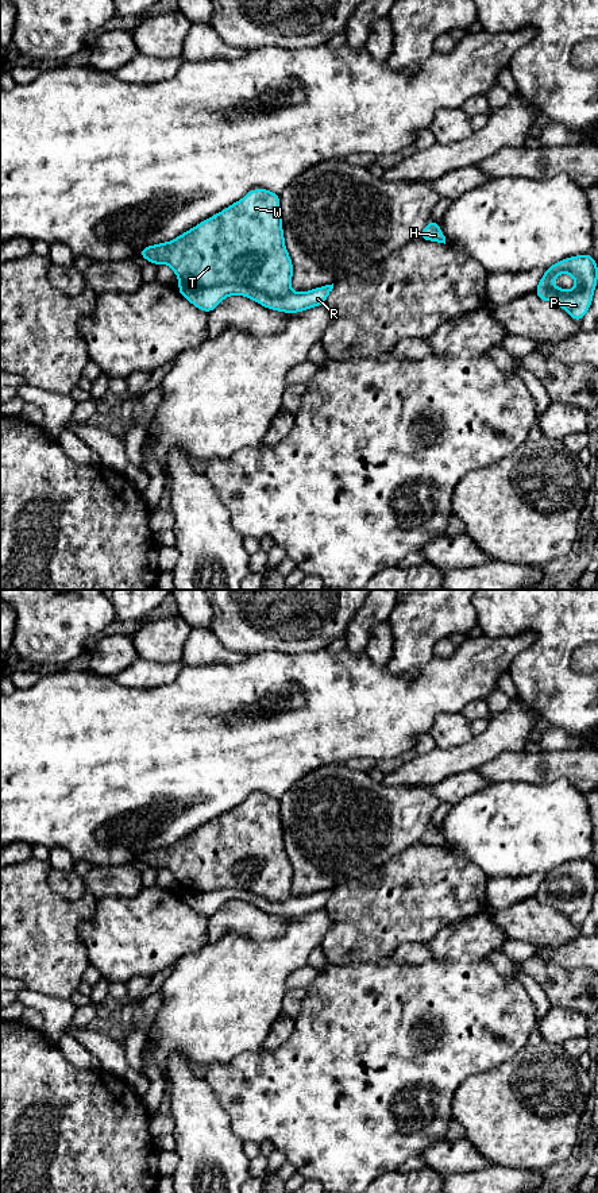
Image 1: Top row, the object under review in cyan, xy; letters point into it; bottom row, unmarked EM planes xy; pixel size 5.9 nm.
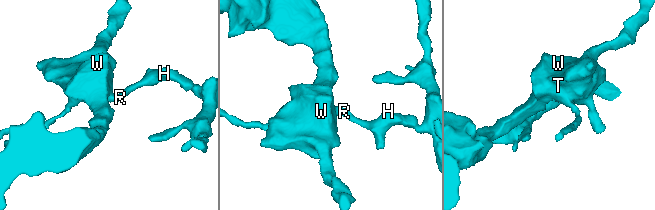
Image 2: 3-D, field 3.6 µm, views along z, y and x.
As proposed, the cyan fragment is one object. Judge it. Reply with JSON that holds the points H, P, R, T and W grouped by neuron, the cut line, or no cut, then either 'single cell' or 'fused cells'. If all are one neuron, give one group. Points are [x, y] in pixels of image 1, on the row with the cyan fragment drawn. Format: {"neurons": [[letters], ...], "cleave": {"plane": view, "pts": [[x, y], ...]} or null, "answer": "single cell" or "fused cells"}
{"neurons": [["H", "P", "R"], ["T", "W"]], "cleave": {"plane": "xy", "pts": [[180, 284], [240, 284], [270, 296], [285, 296], [290, 292]]}, "answer": "fused cells"}

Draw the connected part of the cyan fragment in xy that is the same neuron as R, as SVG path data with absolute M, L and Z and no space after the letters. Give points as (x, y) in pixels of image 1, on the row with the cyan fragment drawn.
M220 283L211 287L178 286L178 292L182 297L196 308L208 313L211 313L224 298L234 294L248 297L267 309L297 313L325 304L332 289L333 283L309 292L290 292L283 297L270 297L262 292L232 283Z

